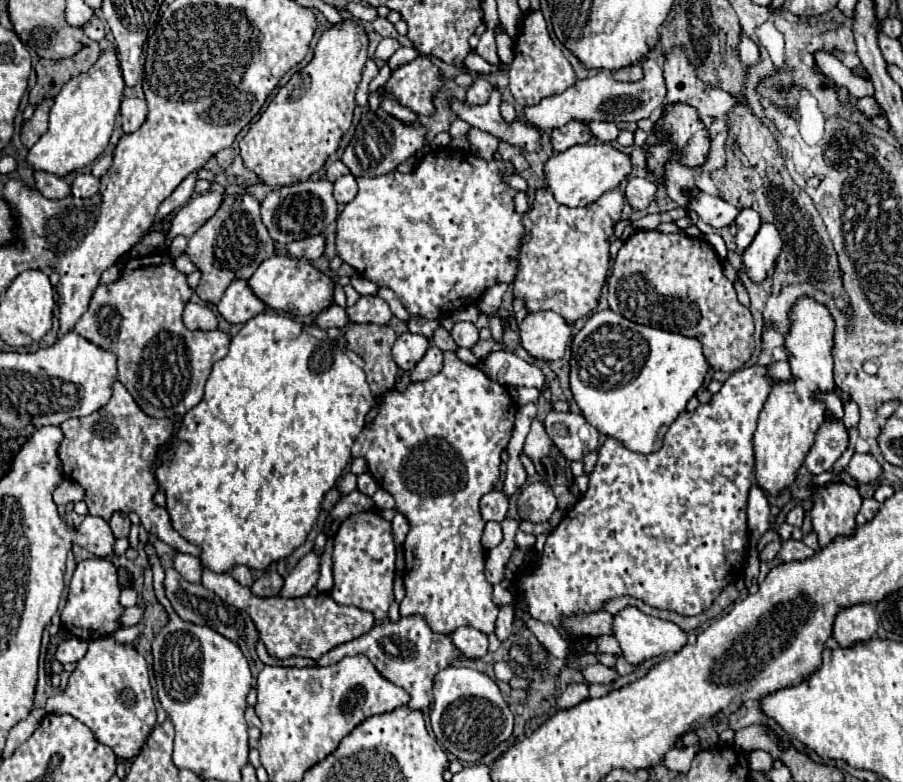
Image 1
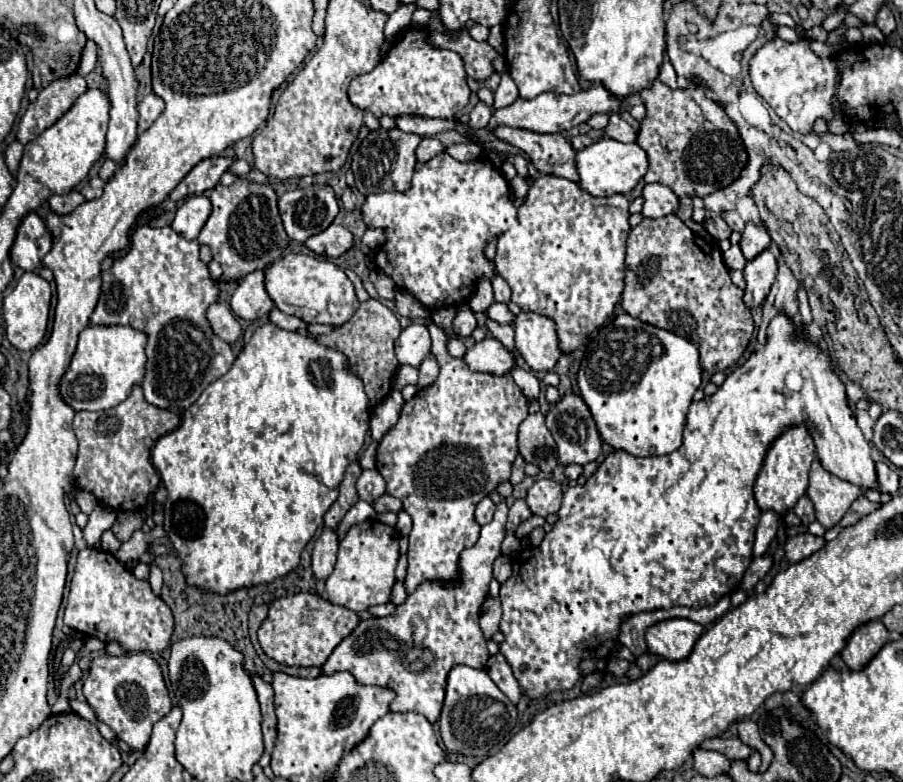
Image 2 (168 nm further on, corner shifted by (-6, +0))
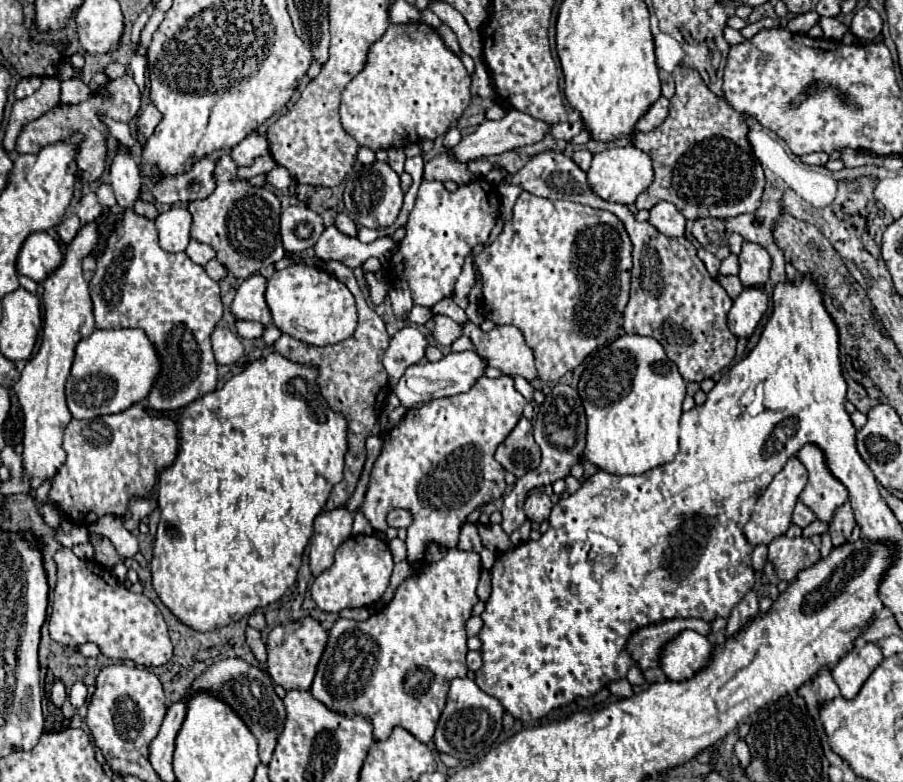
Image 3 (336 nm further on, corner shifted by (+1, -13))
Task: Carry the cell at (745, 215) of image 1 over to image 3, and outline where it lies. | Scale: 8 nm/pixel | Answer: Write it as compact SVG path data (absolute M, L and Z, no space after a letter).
M743 242L743 250L739 254L739 278L743 286L763 286L769 278L771 268L771 256L765 248Z

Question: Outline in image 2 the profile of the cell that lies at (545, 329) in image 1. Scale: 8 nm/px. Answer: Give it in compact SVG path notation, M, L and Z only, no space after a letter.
M518 313L512 321L516 351L524 357L532 371L550 371L560 359L556 341L556 325L552 319L536 313Z

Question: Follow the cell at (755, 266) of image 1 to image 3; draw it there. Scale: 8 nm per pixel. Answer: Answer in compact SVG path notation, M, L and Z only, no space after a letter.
M761 286L743 288L743 292L733 300L733 308L729 310L729 330L737 338L749 338L767 310L767 302L767 292Z

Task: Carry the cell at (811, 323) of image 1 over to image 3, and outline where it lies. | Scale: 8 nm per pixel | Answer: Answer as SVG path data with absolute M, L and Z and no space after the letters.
M789 458L787 464L783 466L783 470L773 478L773 482L767 486L767 490L761 494L761 498L755 504L755 510L749 518L749 522L745 524L743 532L747 536L747 540L755 546L755 544L769 544L773 538L783 536L791 524L791 514L795 508L795 502L801 494L801 490L807 484L807 470L805 466L797 460L797 458Z

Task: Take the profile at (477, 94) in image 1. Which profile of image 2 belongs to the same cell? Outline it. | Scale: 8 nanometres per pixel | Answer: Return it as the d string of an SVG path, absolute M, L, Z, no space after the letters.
M478 103L472 111L470 111L470 121L468 121L468 129L470 131L478 131L484 129L488 125L488 117L492 117L492 109L486 103Z

